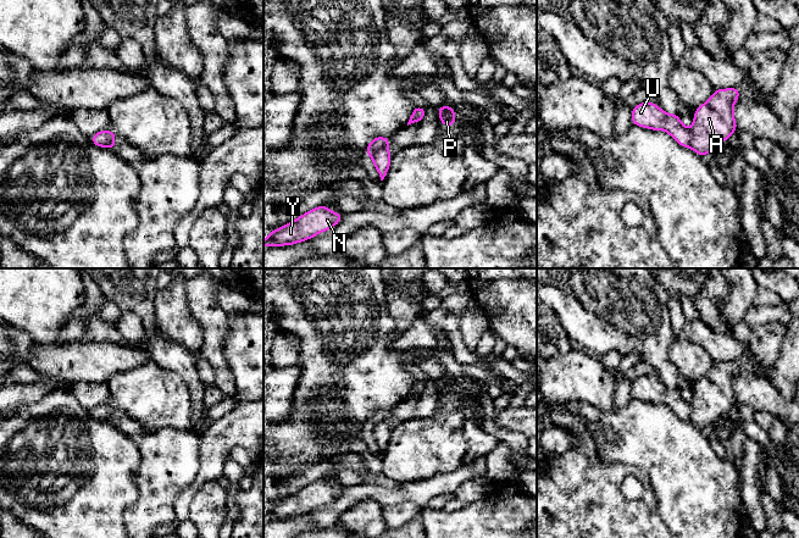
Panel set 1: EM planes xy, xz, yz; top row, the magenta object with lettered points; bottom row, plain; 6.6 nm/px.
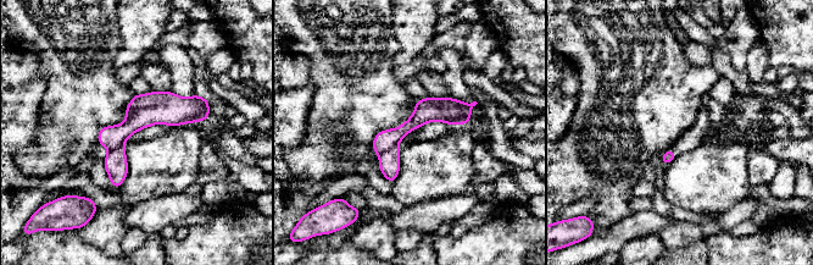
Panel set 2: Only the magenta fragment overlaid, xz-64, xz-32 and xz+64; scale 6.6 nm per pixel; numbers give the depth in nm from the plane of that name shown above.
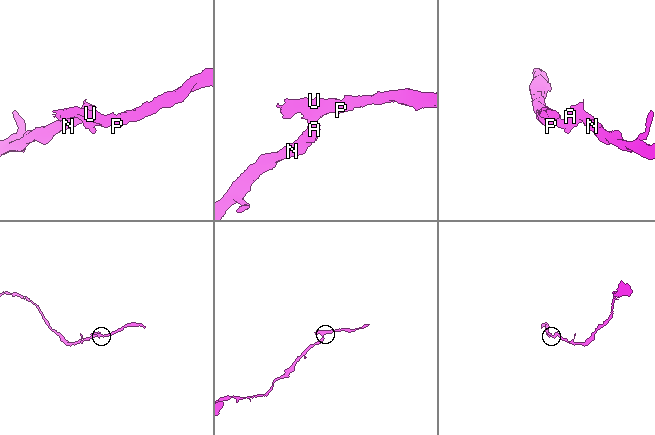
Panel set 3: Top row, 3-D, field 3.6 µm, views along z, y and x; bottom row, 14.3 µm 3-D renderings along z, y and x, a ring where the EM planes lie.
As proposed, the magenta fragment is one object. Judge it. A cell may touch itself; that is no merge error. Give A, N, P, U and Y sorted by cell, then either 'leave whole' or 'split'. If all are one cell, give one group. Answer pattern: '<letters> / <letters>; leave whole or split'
A N Y / P U; split

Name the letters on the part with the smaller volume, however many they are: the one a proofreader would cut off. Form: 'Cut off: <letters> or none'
Cut off: P, U

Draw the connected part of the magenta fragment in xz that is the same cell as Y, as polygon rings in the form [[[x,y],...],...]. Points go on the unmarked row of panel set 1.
[[[323,477],[299,489],[293,495],[272,503],[270,509],[263,512],[263,520],[283,520],[305,515],[337,499],[343,489],[344,486],[335,487]]]

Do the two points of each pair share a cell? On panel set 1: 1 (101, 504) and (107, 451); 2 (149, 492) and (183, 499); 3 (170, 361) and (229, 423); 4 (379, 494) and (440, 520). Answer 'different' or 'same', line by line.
1: same
2: different
3: different
4: different

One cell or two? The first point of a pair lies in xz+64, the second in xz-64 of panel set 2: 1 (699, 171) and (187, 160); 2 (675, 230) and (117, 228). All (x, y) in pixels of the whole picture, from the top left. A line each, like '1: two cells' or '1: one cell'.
1: one cell
2: two cells

